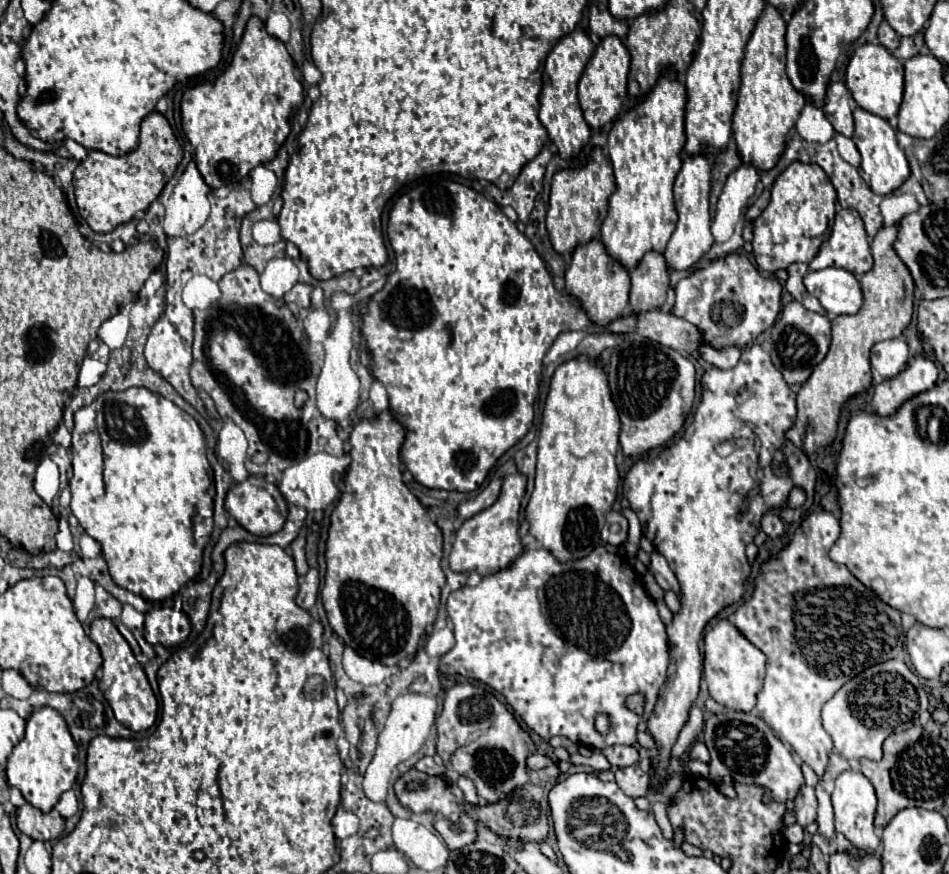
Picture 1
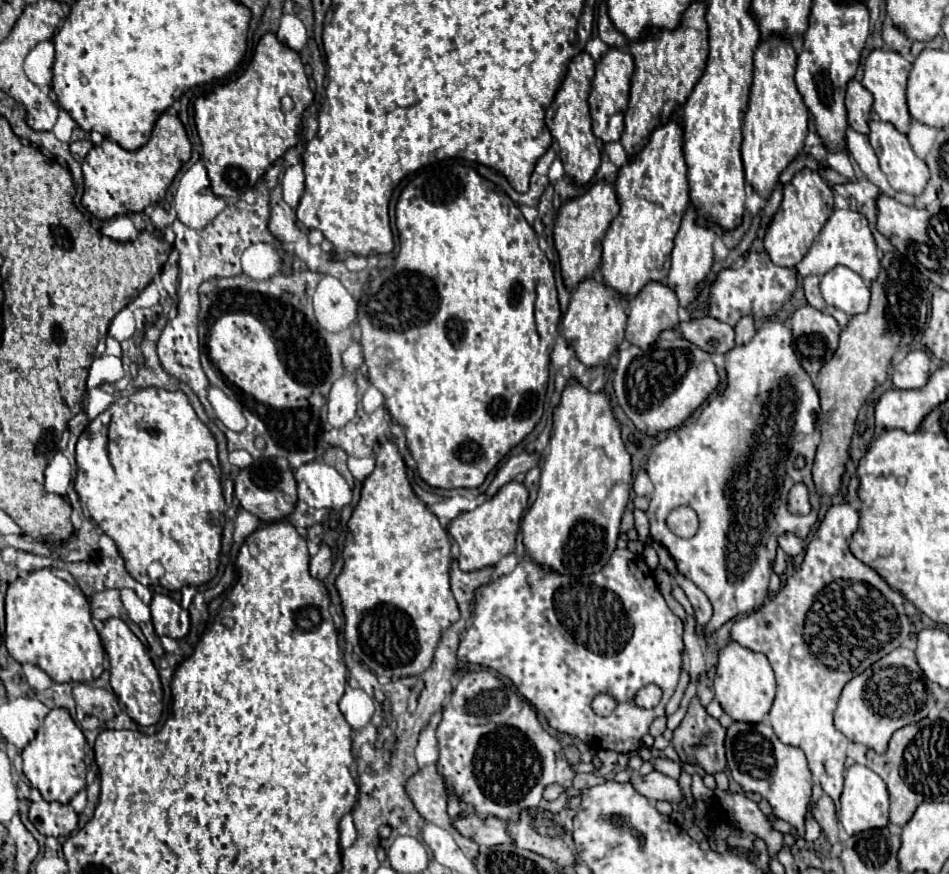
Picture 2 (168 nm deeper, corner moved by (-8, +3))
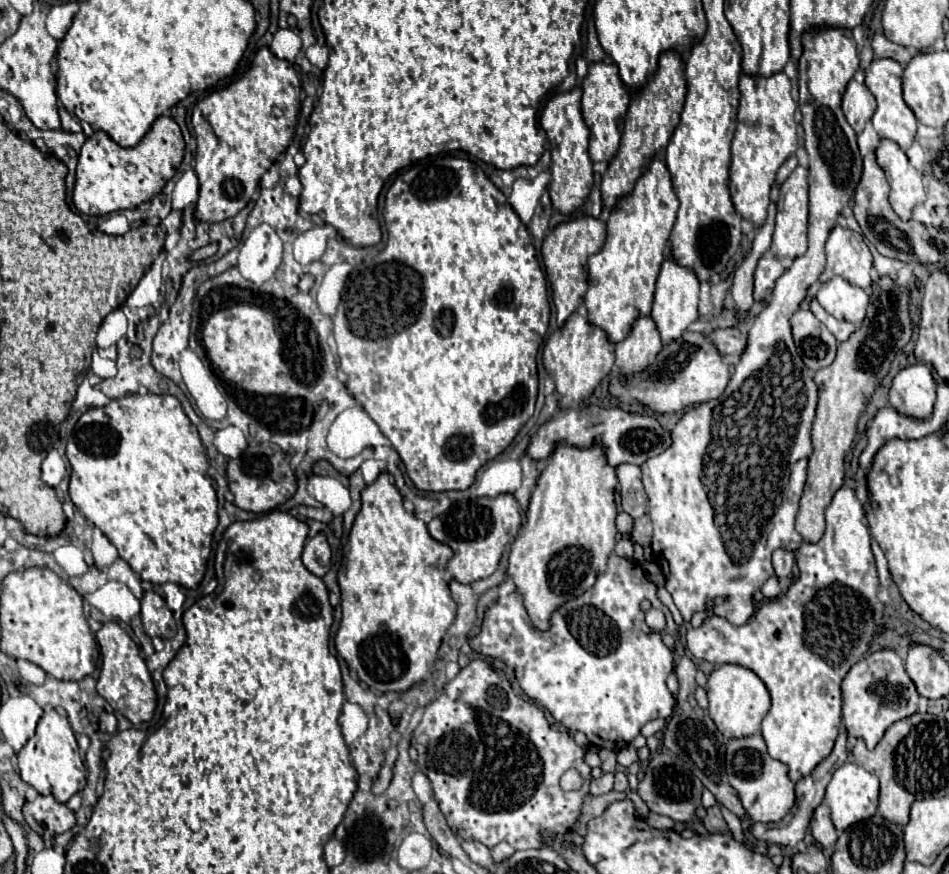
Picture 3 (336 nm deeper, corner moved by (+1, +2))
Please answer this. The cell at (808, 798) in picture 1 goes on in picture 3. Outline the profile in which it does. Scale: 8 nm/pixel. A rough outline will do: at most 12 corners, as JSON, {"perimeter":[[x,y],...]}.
{"perimeter":[[827,804],[811,818],[813,838],[831,850],[837,842]]}

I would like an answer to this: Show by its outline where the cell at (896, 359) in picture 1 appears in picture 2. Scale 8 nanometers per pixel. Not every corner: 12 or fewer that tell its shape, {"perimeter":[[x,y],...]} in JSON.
{"perimeter":[[924,351],[892,365],[898,389],[922,387],[930,373]]}

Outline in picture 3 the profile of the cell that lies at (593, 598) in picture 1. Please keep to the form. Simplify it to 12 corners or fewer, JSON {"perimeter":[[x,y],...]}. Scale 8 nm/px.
{"perimeter":[[633,560],[533,628],[519,594],[473,650],[589,744],[619,752],[675,704]]}

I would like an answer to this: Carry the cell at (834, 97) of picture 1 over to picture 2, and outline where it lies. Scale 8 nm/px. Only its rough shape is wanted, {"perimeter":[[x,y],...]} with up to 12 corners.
{"perimeter":[[856,79],[846,89],[848,125],[868,133],[872,93]]}

